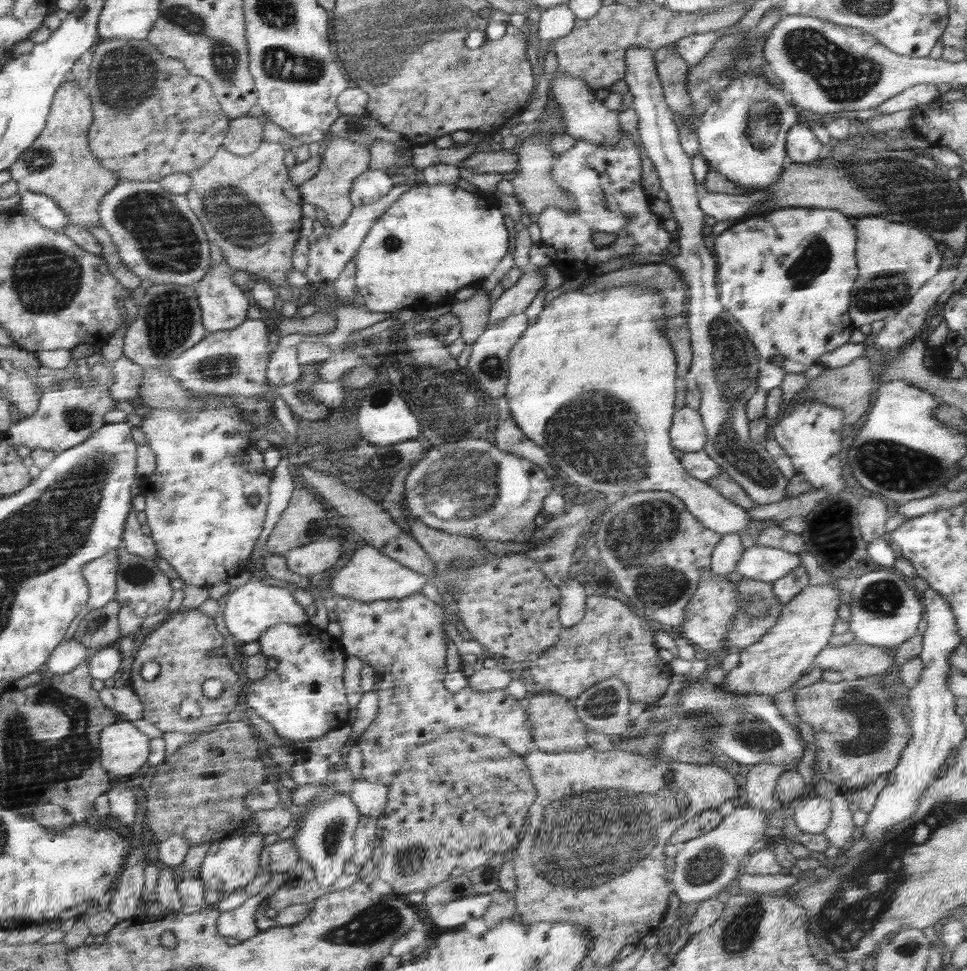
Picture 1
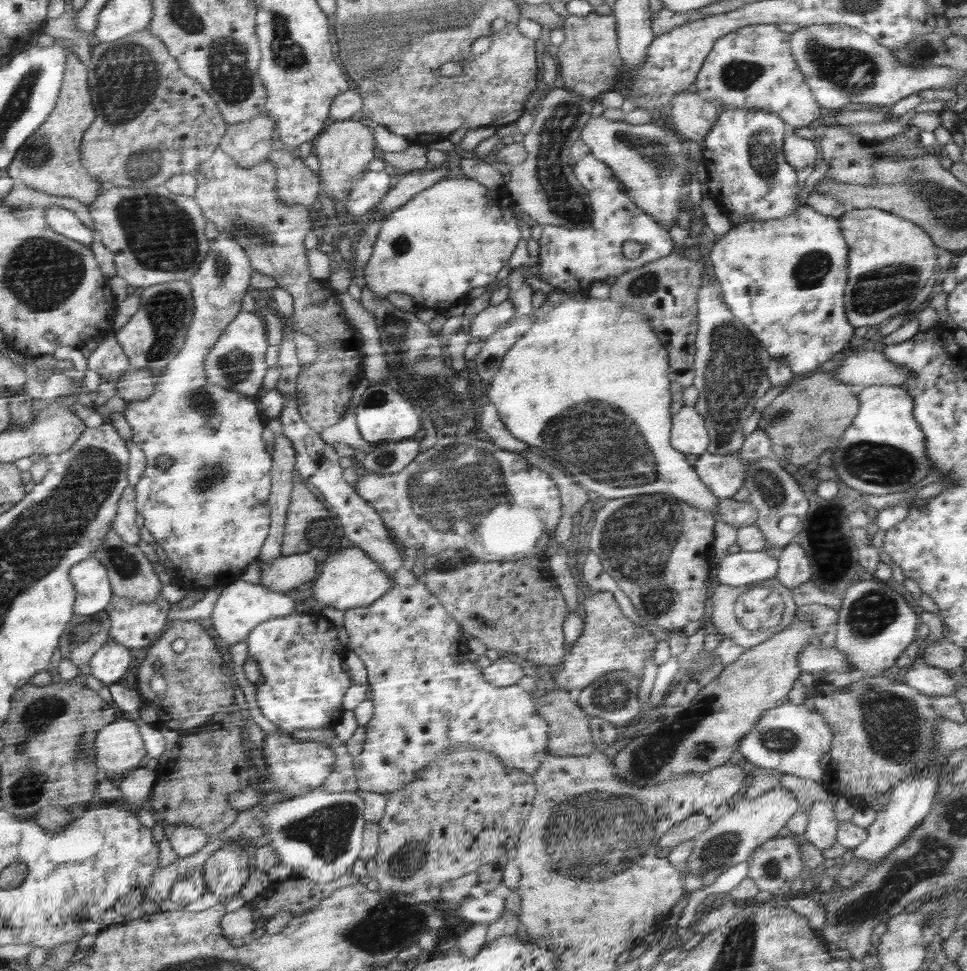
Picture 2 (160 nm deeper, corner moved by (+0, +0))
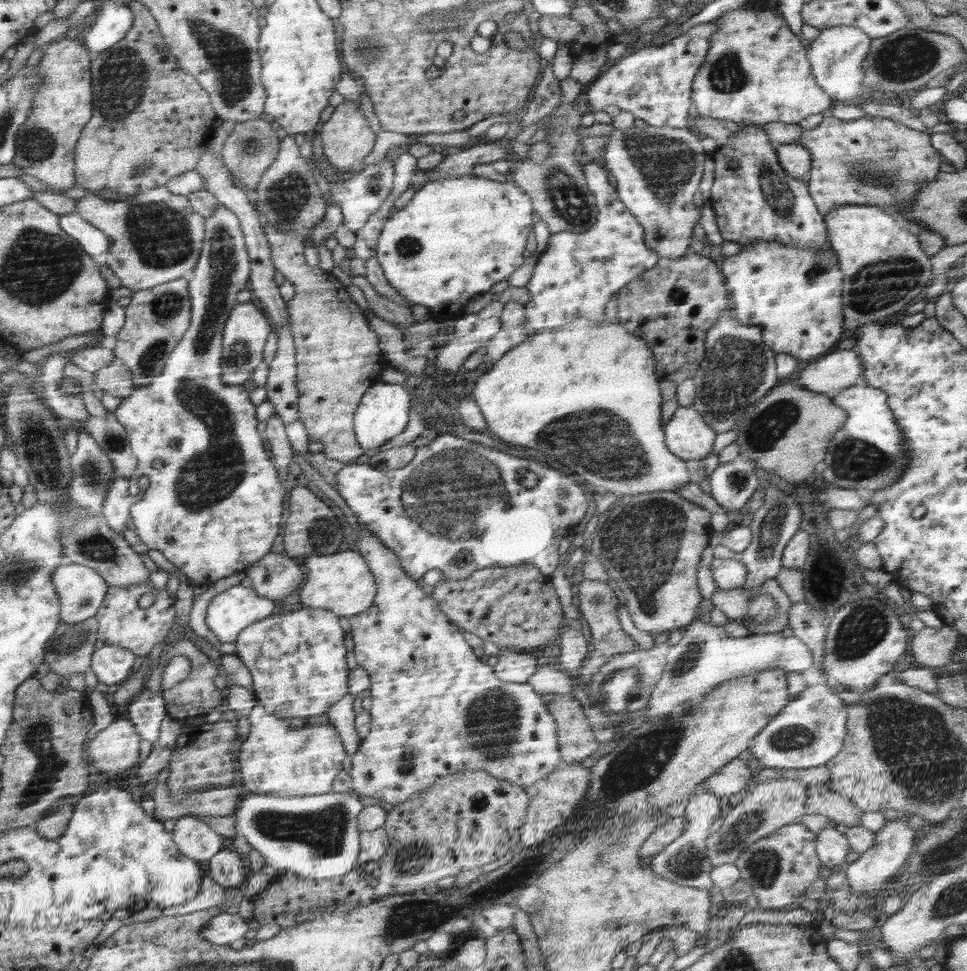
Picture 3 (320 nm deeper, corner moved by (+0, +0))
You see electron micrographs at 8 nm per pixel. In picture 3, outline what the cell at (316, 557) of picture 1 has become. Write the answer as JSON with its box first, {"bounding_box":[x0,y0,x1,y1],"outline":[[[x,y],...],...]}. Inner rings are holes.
{"bounding_box":[245,552,306,601],"outline":[[[274,552],[251,564],[245,573],[252,578],[251,587],[259,595],[274,601],[286,598],[306,578],[306,571],[294,558]]]}

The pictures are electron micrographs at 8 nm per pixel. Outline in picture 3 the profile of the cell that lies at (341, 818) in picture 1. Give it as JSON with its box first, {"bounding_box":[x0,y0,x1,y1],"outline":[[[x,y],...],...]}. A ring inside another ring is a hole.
{"bounding_box":[232,791,364,879],"outline":[[[334,791],[327,792],[326,794],[316,794],[310,796],[276,796],[272,794],[256,794],[249,793],[245,794],[244,798],[241,800],[241,803],[237,804],[237,807],[234,809],[232,816],[236,818],[234,828],[236,828],[236,834],[246,838],[246,842],[252,846],[252,848],[258,851],[262,856],[264,861],[266,861],[267,866],[275,868],[280,873],[291,872],[296,875],[299,875],[302,878],[306,879],[332,879],[337,878],[338,876],[344,876],[348,872],[352,872],[354,867],[357,865],[357,856],[359,852],[359,836],[361,831],[358,828],[358,813],[364,808],[362,802],[360,802],[359,794],[351,792],[342,792],[337,793]]]}

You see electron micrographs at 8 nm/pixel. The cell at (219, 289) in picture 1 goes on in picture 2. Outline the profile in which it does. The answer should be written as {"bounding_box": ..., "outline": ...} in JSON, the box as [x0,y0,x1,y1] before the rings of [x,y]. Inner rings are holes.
{"bounding_box":[123,233,272,591],"outline":[[[220,233],[219,236],[214,238],[211,252],[207,254],[206,260],[199,266],[199,270],[195,276],[188,281],[192,294],[194,295],[195,312],[194,320],[191,322],[191,328],[188,329],[183,348],[176,353],[176,356],[171,360],[166,370],[162,372],[162,376],[158,379],[158,384],[156,384],[152,396],[146,398],[146,400],[140,400],[140,402],[129,402],[123,413],[124,419],[132,427],[133,436],[131,437],[131,441],[137,443],[140,448],[143,448],[144,455],[147,456],[147,469],[142,472],[142,476],[134,488],[136,491],[136,510],[138,514],[142,514],[146,530],[157,540],[160,548],[166,552],[166,556],[174,565],[176,584],[182,586],[187,591],[201,588],[206,590],[210,588],[222,588],[228,586],[228,583],[231,581],[238,579],[238,576],[244,570],[244,566],[248,566],[260,554],[260,548],[262,548],[266,537],[268,537],[270,522],[272,522],[270,518],[271,512],[267,505],[267,498],[270,494],[270,454],[266,452],[266,446],[264,446],[264,440],[262,440],[262,428],[265,428],[266,424],[262,424],[262,418],[260,418],[254,402],[250,402],[246,396],[242,398],[236,391],[226,390],[222,386],[216,386],[216,384],[208,382],[207,374],[205,373],[205,354],[215,344],[216,340],[214,338],[220,337],[223,334],[223,330],[227,328],[227,325],[234,321],[240,313],[240,302],[242,302],[242,298],[246,294],[248,284],[250,284],[250,276],[252,276],[252,268],[250,268],[248,254],[244,246],[240,245],[232,235]],[[164,455],[170,456],[174,463],[170,468],[160,470],[156,459],[158,456]]]}

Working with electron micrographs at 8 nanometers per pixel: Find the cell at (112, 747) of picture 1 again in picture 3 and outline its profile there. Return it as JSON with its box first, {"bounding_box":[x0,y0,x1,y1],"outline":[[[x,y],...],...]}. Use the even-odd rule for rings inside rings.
{"bounding_box":[84,719,142,776],"outline":[[[118,719],[88,742],[84,761],[99,772],[114,772],[114,776],[126,768],[132,768],[142,754],[138,754],[140,737],[130,719]]]}

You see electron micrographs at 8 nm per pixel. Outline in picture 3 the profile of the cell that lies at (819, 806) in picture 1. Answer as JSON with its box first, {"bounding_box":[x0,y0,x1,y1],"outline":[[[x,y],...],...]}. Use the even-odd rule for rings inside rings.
{"bounding_box":[817,821,851,869],"outline":[[[831,821],[835,824],[828,825],[817,834],[818,851],[820,862],[824,862],[824,867],[836,869],[844,865],[851,848],[848,839],[838,831],[838,822]]]}

